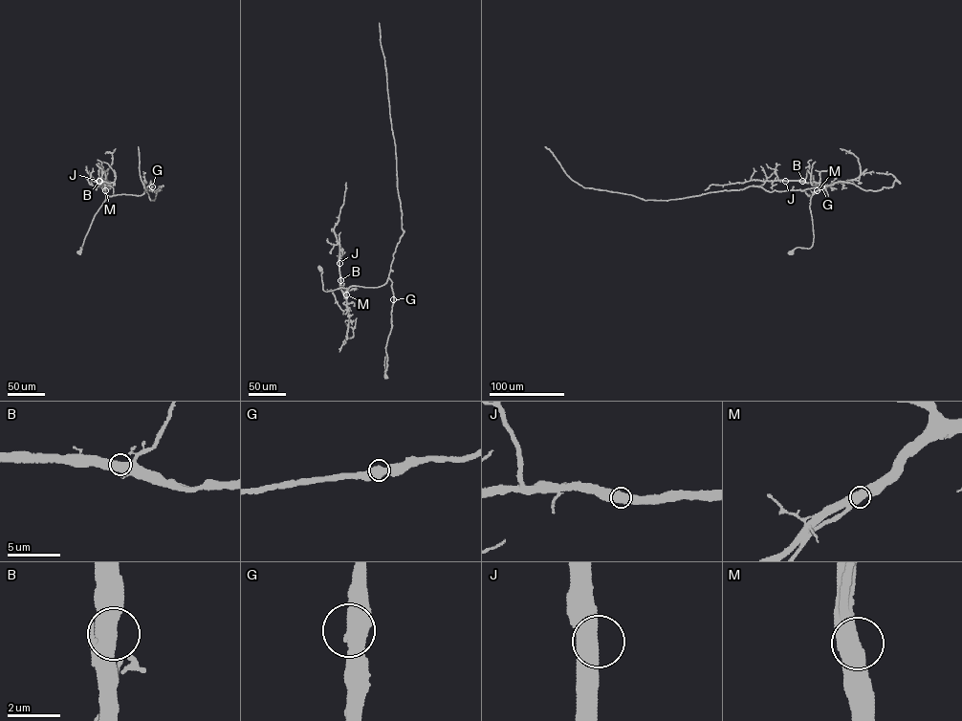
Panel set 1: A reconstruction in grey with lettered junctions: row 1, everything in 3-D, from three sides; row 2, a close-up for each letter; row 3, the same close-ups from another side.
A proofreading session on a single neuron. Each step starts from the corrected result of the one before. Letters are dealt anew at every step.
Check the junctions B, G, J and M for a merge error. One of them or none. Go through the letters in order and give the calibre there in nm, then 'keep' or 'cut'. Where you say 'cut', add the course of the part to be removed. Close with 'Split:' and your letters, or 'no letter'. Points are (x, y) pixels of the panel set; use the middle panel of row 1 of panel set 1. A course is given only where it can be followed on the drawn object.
B: 600 nm | keep
G: 600 nm | keep
J: 600 nm | keep
M: 650 nm | keep
Split: no letter

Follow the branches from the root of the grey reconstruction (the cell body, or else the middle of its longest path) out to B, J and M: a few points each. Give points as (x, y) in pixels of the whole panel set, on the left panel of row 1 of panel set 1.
B: (78, 251), (95, 215), (105, 199), (105, 185), (99, 181)
J: (78, 251), (95, 215), (105, 199), (105, 185), (98, 181)
M: (78, 251), (95, 215), (105, 199), (105, 190)

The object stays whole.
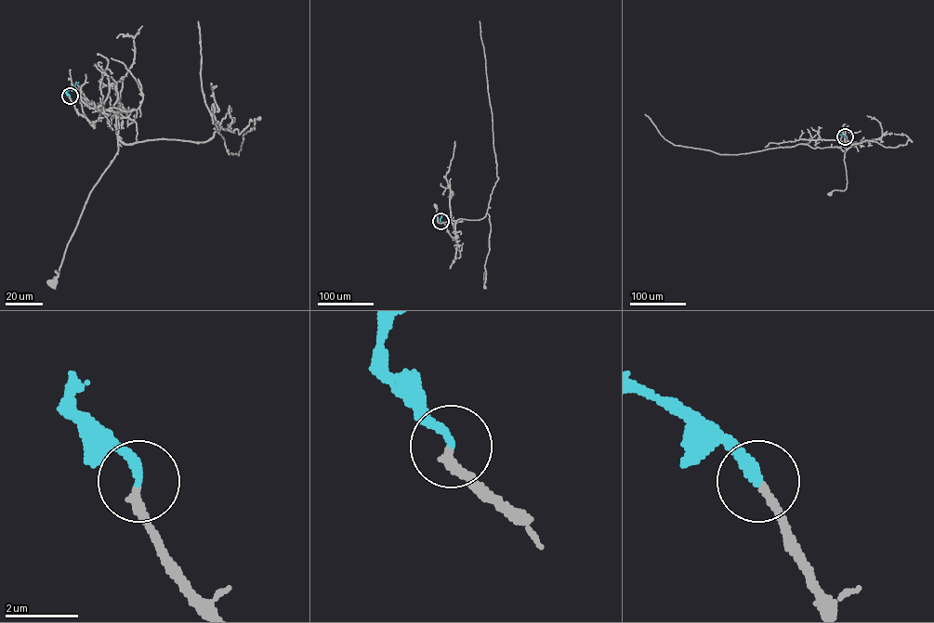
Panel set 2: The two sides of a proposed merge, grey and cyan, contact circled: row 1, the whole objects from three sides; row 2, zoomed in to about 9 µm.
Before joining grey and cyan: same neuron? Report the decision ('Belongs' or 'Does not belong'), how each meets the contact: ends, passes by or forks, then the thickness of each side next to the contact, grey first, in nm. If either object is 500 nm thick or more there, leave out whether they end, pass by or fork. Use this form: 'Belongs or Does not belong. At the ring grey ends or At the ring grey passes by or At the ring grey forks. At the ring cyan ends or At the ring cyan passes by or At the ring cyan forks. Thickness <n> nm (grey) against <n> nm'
Belongs. At the ring grey ends. At the ring cyan ends. Thickness 240 nm (grey) against 240 nm

